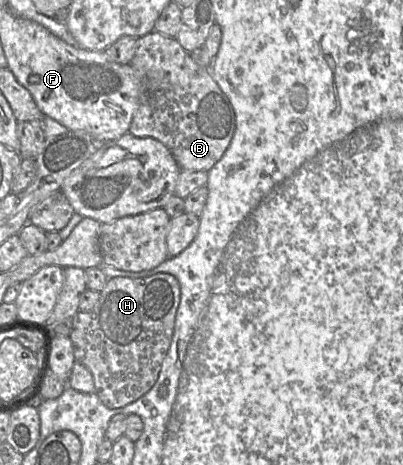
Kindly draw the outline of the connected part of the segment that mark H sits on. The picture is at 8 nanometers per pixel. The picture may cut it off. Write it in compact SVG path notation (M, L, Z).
M157 273L142 278L108 278L100 292L97 305L88 312L78 312L73 317L70 339L75 361L92 373L95 393L108 408L121 408L138 400L155 385L165 356L171 345L175 317L181 299L177 278L169 273Z

